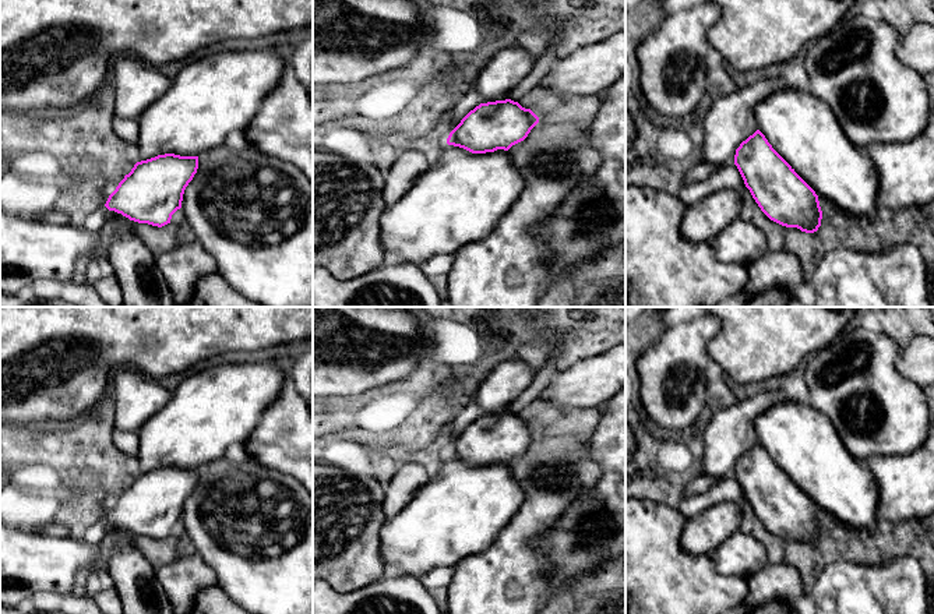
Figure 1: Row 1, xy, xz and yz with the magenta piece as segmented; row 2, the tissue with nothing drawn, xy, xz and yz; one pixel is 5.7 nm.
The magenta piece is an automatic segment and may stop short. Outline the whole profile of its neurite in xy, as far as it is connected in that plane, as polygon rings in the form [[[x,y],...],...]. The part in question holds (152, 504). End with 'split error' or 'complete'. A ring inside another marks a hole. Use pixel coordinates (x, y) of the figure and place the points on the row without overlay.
[[[292,361],[226,363],[188,375],[173,392],[169,403],[154,414],[137,433],[138,455],[131,460],[134,480],[109,508],[105,519],[138,536],[162,540],[181,521],[183,507],[198,481],[198,469],[222,458],[233,442],[244,442],[262,413],[278,398]]]; split error

